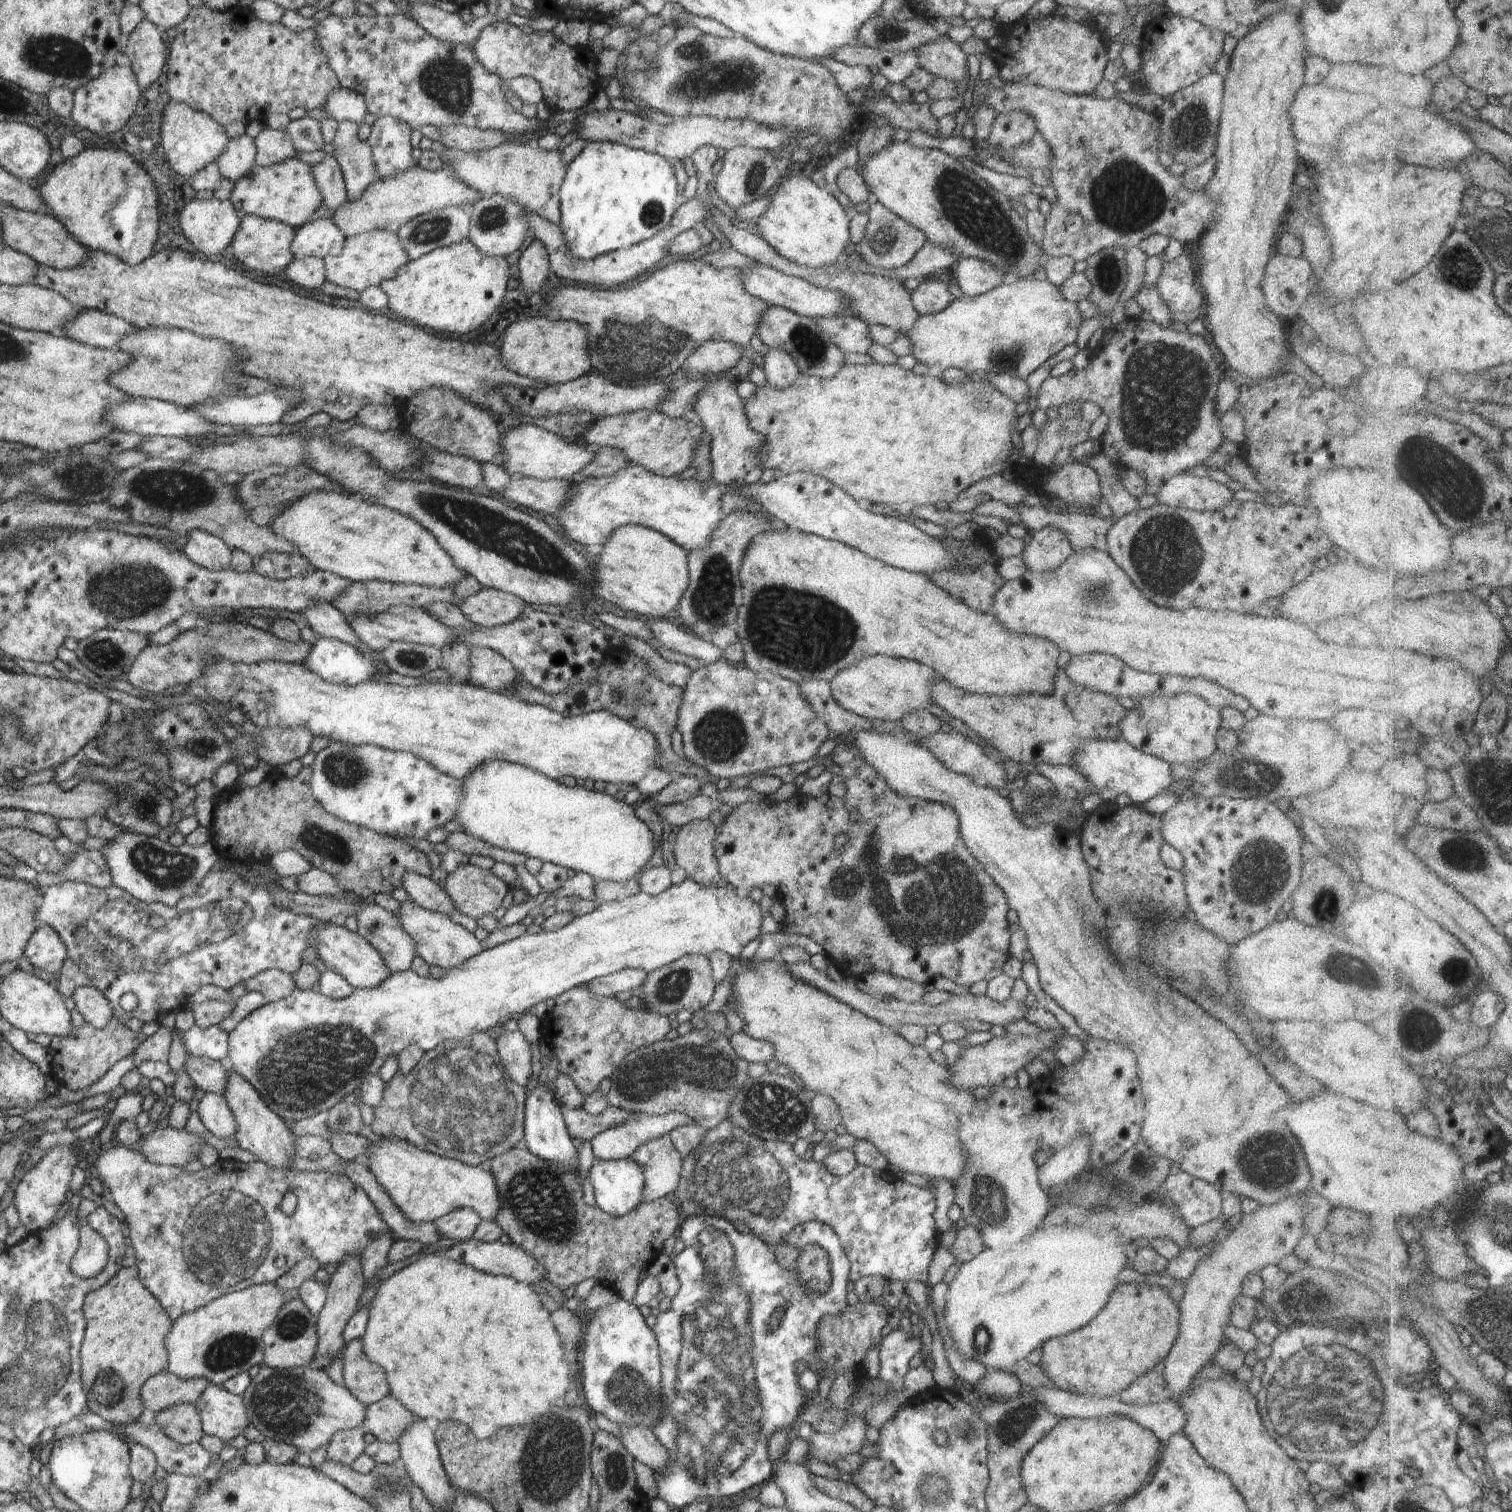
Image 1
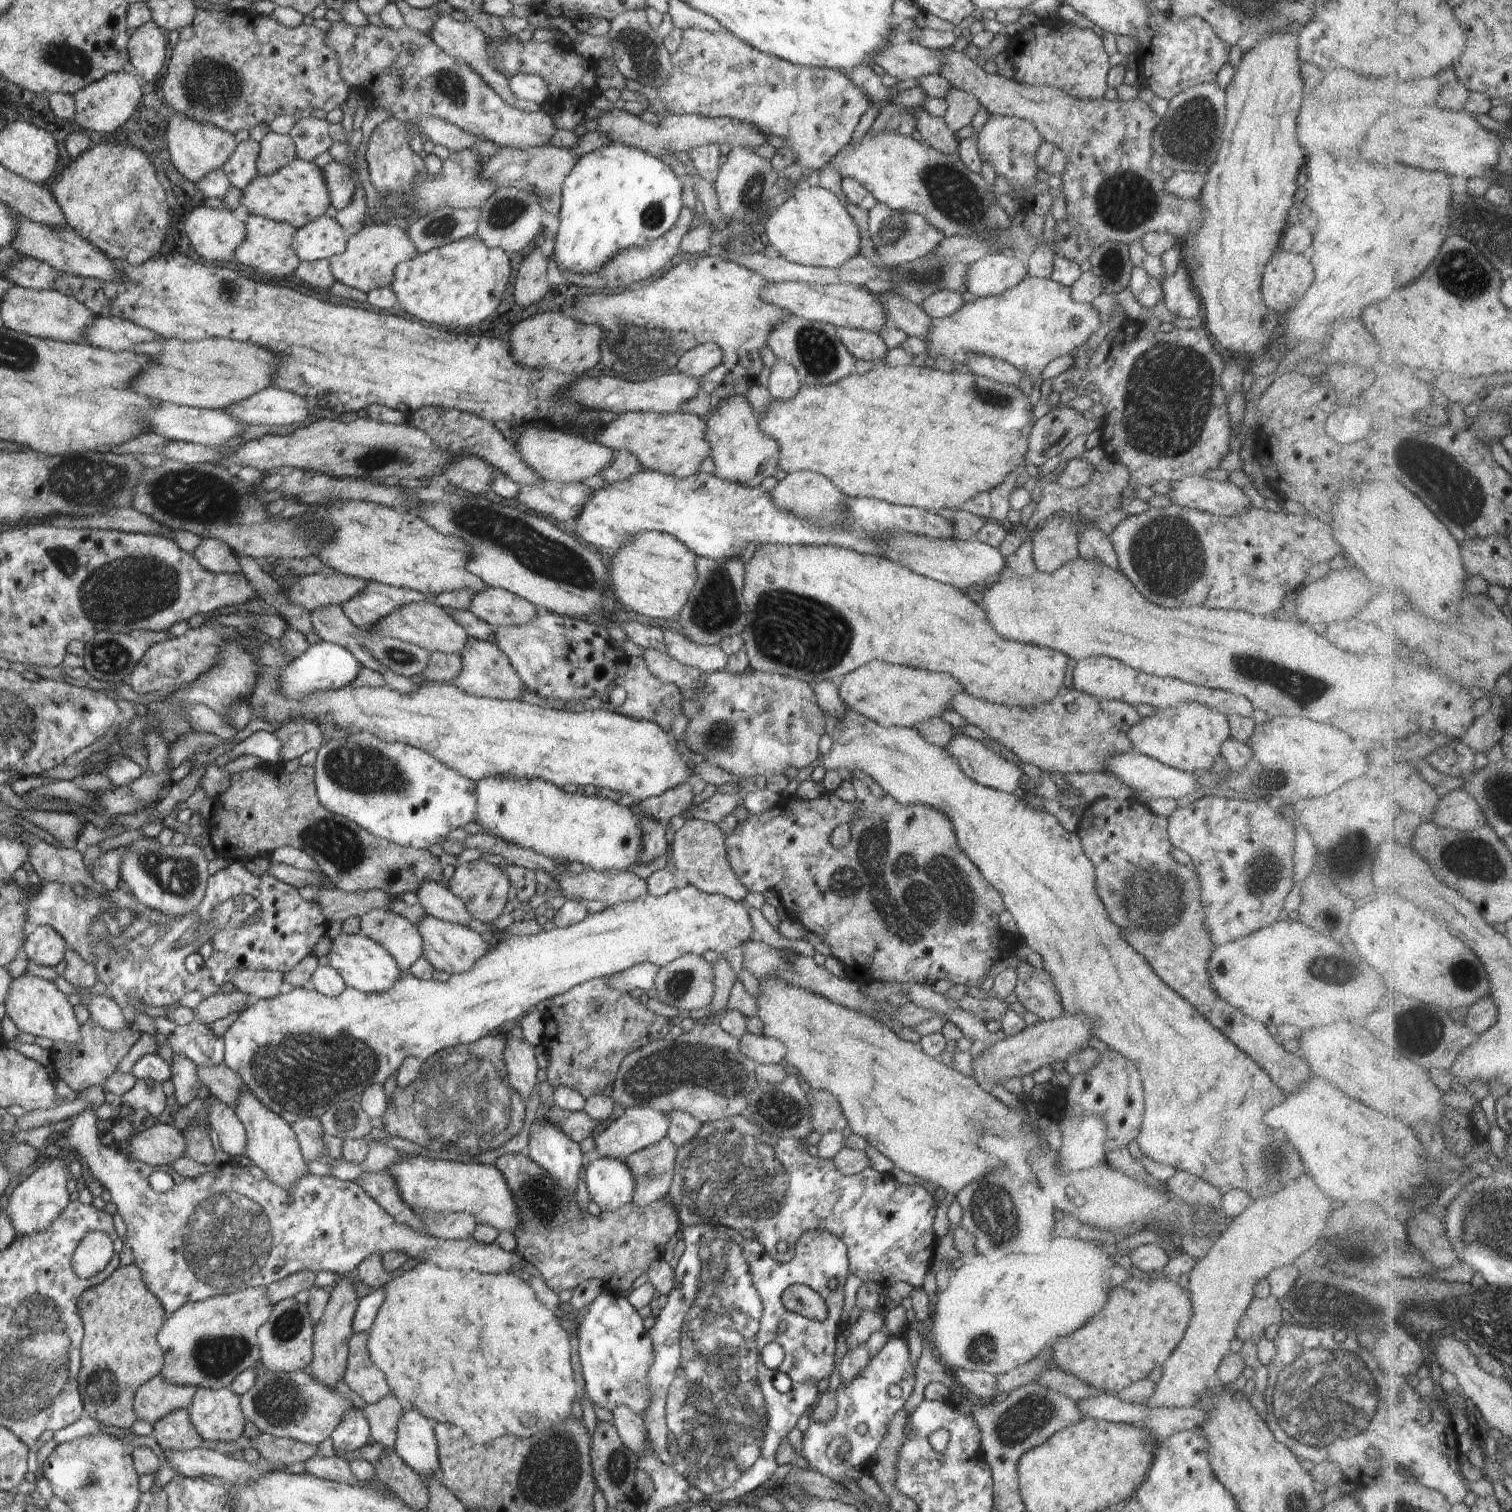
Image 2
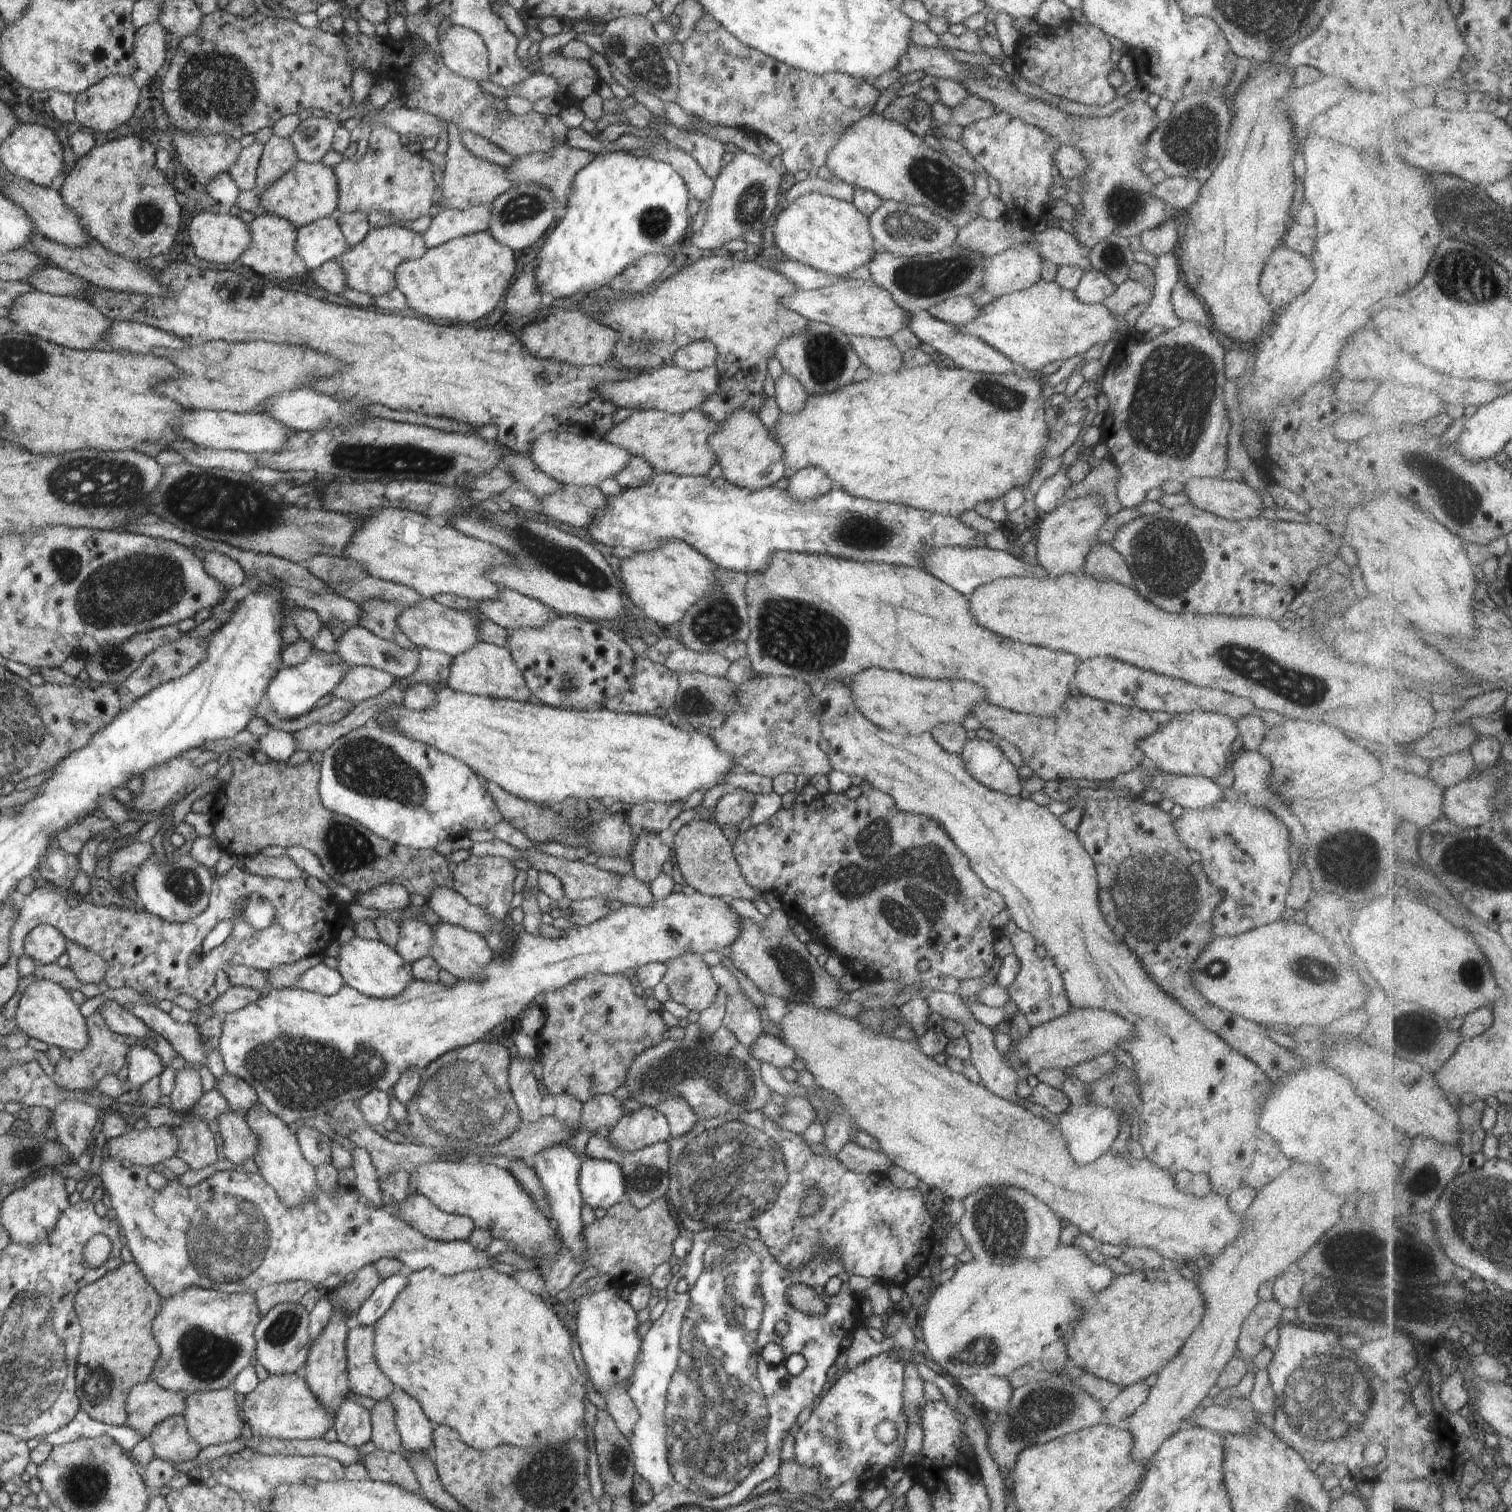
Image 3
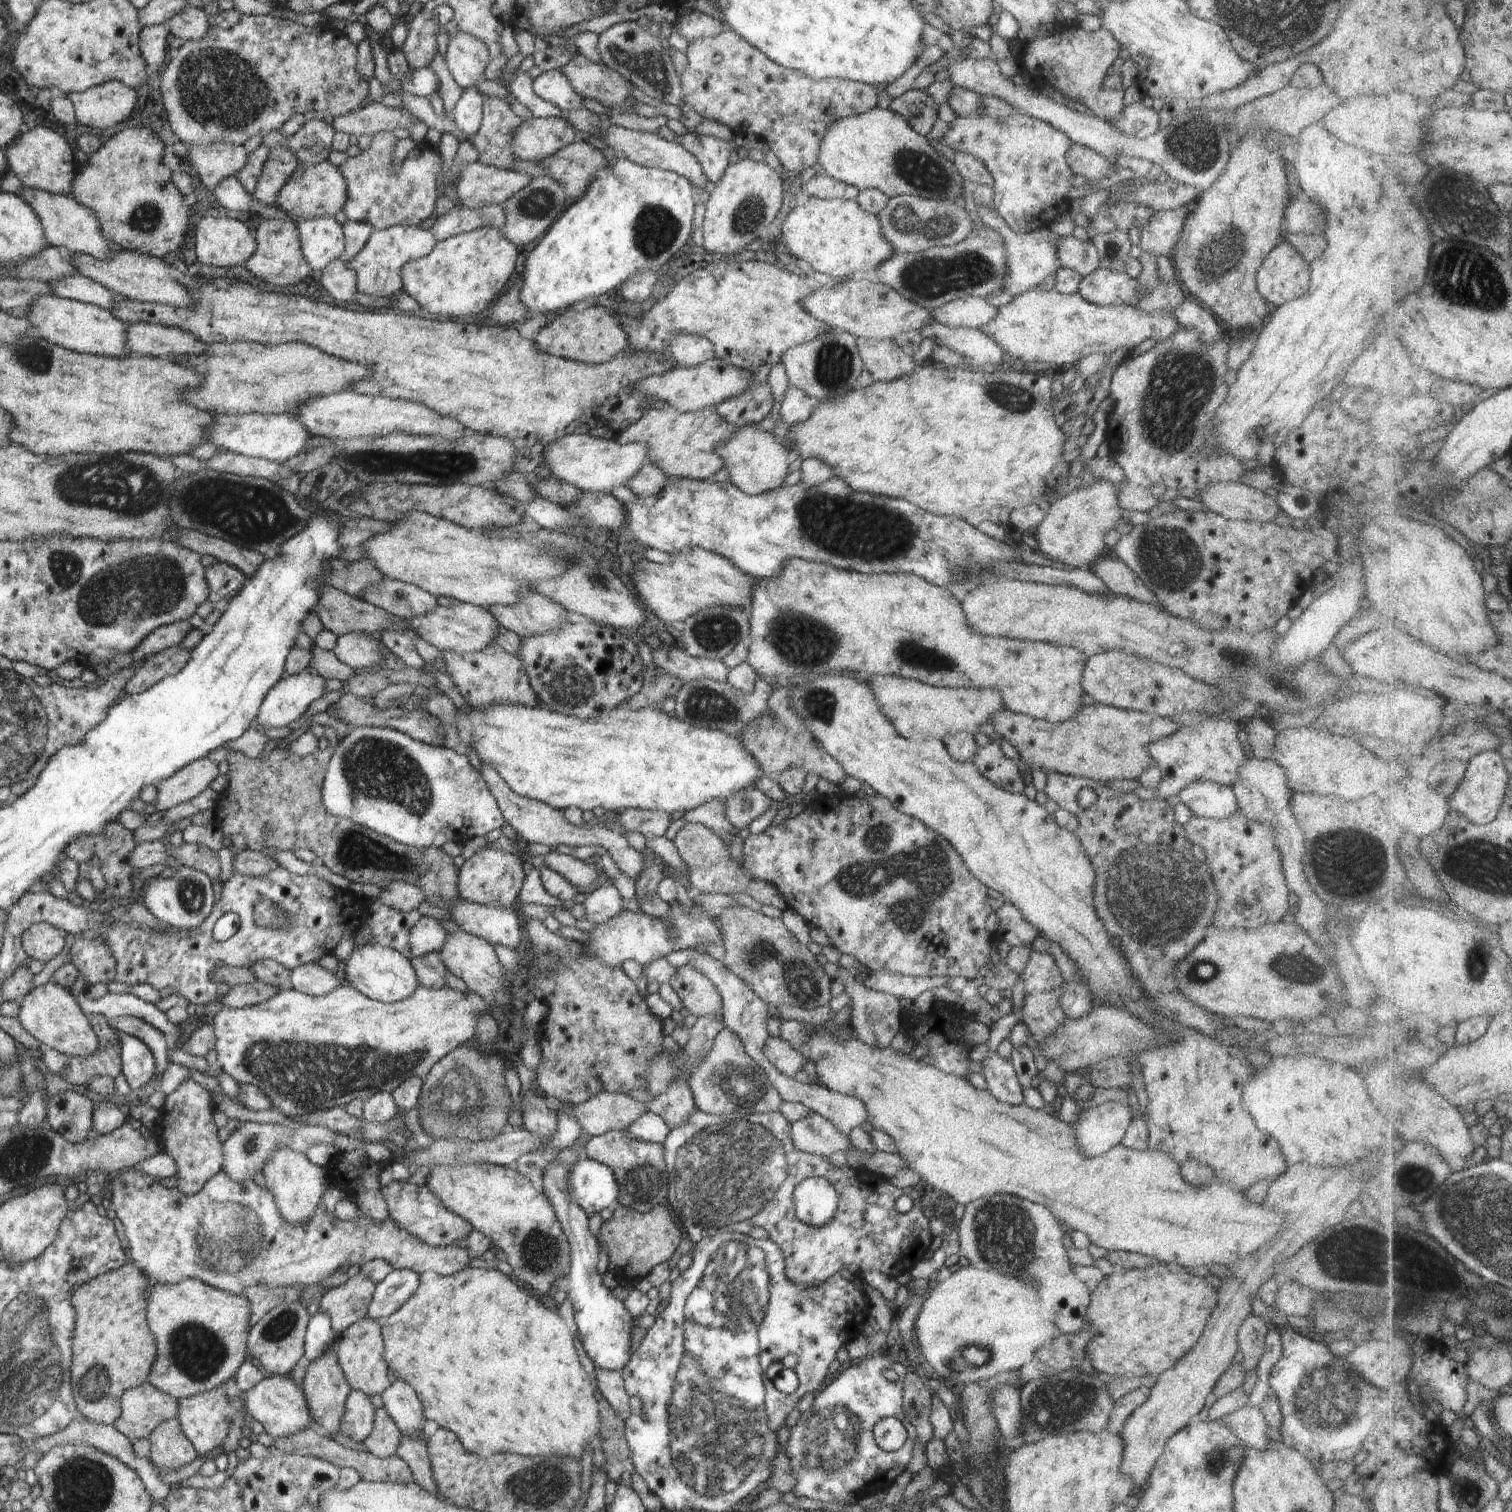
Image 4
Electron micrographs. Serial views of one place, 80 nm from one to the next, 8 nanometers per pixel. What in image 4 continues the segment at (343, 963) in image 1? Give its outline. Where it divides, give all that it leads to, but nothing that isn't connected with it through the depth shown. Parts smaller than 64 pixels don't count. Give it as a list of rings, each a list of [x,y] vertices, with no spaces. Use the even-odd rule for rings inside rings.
[[[363,943],[352,949],[345,960],[346,983],[350,983],[360,994],[383,1003],[393,1003],[409,997],[419,984],[412,963],[403,954],[381,944]]]

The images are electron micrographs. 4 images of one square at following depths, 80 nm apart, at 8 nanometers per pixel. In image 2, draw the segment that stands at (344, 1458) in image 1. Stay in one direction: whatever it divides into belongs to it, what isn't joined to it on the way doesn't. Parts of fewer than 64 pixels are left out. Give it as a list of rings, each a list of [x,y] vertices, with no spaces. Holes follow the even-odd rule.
[[[351,1406],[345,1414],[345,1419],[331,1434],[333,1450],[338,1455],[350,1455],[366,1445],[370,1435],[371,1430],[362,1410],[356,1410]]]

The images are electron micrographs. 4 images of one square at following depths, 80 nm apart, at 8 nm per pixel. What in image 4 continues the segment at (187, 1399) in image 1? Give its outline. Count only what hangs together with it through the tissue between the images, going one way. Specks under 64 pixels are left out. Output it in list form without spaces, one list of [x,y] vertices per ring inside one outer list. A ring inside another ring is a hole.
[[[146,1382],[124,1392],[121,1413],[113,1425],[133,1442],[147,1439],[160,1423],[177,1418],[177,1412],[177,1399]]]

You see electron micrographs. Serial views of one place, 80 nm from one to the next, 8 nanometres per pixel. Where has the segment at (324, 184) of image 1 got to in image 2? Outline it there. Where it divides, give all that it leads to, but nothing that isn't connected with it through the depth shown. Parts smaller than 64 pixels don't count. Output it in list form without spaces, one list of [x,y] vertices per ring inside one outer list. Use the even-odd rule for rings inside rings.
[[[335,160],[323,166],[322,172],[330,204],[339,211],[349,203],[350,197],[355,193],[357,185],[351,179],[352,172],[348,166]]]

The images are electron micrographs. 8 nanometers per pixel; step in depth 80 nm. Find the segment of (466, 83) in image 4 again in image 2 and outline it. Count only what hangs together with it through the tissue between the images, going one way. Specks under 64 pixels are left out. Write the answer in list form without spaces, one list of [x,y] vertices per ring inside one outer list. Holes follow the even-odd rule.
[[[451,14],[440,15],[433,20],[428,36],[442,49],[445,50],[453,59],[463,58],[473,71],[480,75],[490,88],[496,91],[502,100],[508,106],[514,107],[518,100],[514,93],[510,90],[509,80],[495,71],[489,65],[487,53],[487,36],[474,24],[472,21],[460,22],[457,21]]]

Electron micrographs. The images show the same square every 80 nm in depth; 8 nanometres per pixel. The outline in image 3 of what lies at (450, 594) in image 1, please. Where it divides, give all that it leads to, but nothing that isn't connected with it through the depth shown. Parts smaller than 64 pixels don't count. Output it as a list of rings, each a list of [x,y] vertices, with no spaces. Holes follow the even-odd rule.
[[[374,599],[359,604],[359,626],[380,638],[394,641],[405,649],[418,649],[393,624],[397,604],[393,600]]]

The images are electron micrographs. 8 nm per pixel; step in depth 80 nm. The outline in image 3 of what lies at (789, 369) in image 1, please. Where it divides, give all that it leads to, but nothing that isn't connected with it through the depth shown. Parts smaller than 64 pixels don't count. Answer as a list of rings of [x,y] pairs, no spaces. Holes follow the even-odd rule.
[[[788,371],[775,380],[774,397],[782,413],[797,413],[805,403],[806,389]]]

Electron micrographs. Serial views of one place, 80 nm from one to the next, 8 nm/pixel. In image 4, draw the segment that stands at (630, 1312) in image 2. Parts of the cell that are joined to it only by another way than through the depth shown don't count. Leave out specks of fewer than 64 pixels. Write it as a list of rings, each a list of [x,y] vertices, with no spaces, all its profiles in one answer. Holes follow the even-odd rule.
[[[556,1162],[546,1165],[540,1171],[542,1171],[542,1192],[547,1196],[569,1244],[571,1265],[563,1289],[567,1292],[567,1298],[572,1301],[580,1342],[596,1369],[621,1372],[631,1359],[630,1333],[633,1328],[633,1316],[622,1300],[614,1296],[612,1290],[602,1285],[602,1275],[596,1272],[599,1244],[597,1238],[590,1232],[589,1216],[567,1191],[569,1166],[566,1163]]]

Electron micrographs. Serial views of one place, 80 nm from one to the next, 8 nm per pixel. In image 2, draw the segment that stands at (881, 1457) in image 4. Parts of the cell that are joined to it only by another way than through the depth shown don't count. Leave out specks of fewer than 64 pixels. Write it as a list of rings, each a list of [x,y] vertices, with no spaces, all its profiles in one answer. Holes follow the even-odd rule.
[[[889,1334],[886,1343],[876,1358],[868,1362],[851,1383],[846,1385],[841,1382],[836,1392],[838,1410],[834,1420],[826,1424],[811,1422],[809,1428],[802,1432],[804,1440],[801,1456],[809,1460],[812,1470],[818,1471],[836,1482],[839,1478],[846,1477],[846,1472],[853,1466],[860,1464],[866,1466],[867,1464],[870,1467],[870,1464],[872,1464],[870,1456],[878,1448],[886,1432],[888,1422],[898,1410],[904,1408],[904,1403],[914,1390],[914,1384],[915,1369],[910,1362],[907,1342],[900,1334]]]

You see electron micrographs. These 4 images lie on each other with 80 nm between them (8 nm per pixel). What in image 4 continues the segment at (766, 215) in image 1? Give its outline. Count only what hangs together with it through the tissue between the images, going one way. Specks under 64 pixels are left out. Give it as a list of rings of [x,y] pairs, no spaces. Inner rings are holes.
[[[811,197],[806,204],[790,211],[780,232],[780,240],[786,244],[791,256],[806,260],[812,266],[813,274],[821,279],[841,279],[847,274],[861,277],[868,270],[876,270],[880,263],[896,253],[883,236],[878,217],[864,212],[853,200]]]

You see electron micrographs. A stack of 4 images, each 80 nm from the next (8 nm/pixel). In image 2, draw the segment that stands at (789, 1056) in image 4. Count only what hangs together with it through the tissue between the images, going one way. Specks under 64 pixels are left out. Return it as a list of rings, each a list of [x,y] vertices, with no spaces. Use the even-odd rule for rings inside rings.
[[[746,1033],[738,1039],[740,1052],[757,1064],[778,1064],[782,1062],[786,1049],[779,1040]]]

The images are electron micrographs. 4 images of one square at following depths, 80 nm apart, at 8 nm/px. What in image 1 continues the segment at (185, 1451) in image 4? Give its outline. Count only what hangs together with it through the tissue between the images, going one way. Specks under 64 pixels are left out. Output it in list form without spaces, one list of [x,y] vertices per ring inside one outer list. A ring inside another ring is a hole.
[[[178,1403],[161,1410],[155,1416],[155,1423],[168,1438],[181,1445],[198,1443],[204,1435],[194,1403]]]

